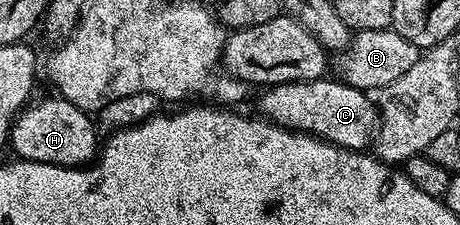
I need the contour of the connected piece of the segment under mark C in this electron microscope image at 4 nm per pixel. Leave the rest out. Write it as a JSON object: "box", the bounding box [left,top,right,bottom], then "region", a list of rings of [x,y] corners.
{"box":[258,79,379,151],"region":[[[342,79],[327,81],[290,81],[284,85],[273,85],[262,90],[258,112],[266,120],[283,129],[294,129],[297,133],[310,133],[320,141],[327,141],[341,149],[363,151],[372,144],[379,124],[379,110],[364,90],[346,85]]]}

